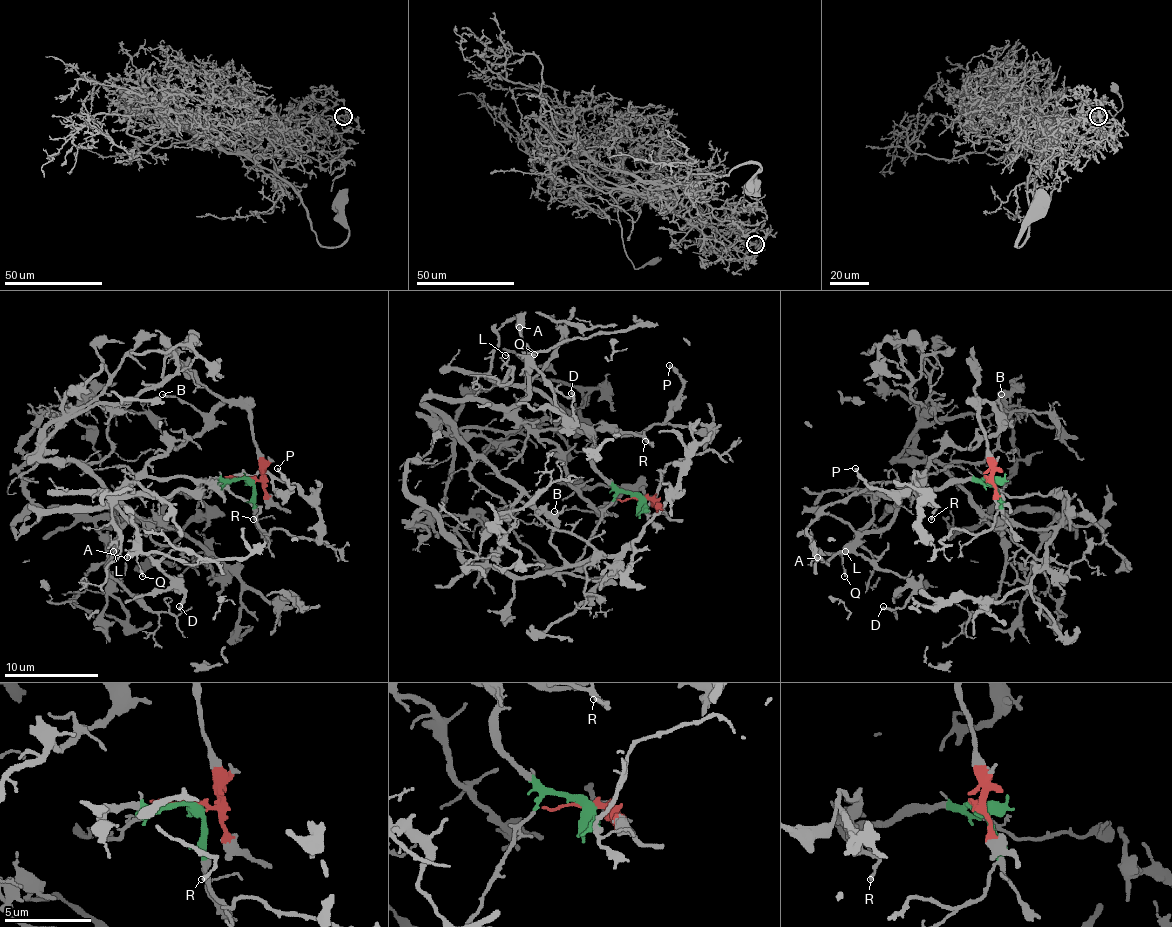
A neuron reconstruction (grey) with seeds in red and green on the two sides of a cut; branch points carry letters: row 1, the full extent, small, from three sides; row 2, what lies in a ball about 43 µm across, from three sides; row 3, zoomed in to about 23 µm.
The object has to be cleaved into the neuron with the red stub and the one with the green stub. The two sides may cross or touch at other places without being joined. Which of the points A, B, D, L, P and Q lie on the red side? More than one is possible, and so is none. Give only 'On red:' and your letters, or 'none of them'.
On red: A, B, D, P, Q

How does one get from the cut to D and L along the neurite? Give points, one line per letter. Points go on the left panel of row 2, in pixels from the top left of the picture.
D: (248, 477), (263, 475), (263, 454), (251, 416), (225, 402), (117, 498), (141, 550), (178, 589), (178, 606)
L: (248, 479), (204, 479), (199, 489), (176, 489), (169, 496), (122, 496), (113, 507), (117, 545), (113, 552)

